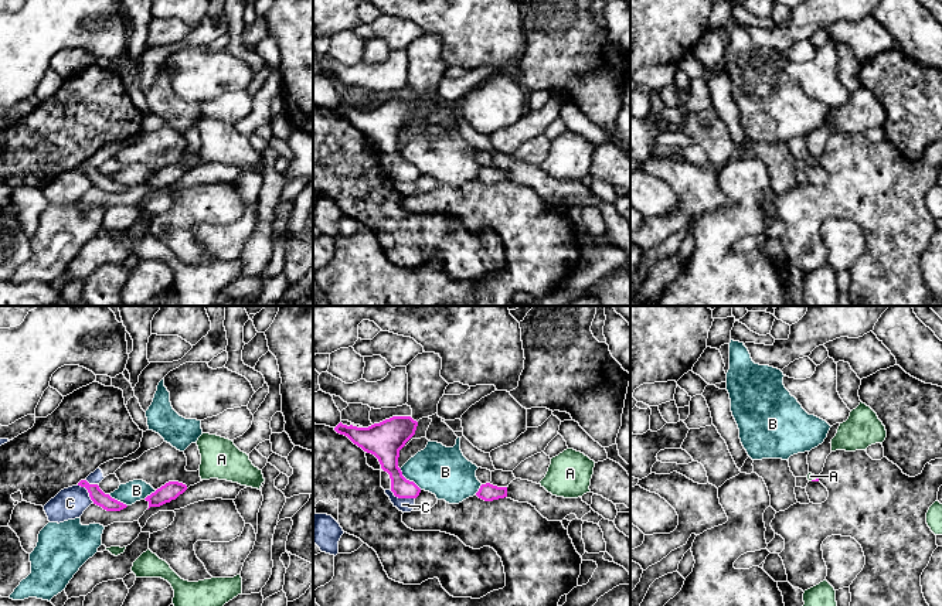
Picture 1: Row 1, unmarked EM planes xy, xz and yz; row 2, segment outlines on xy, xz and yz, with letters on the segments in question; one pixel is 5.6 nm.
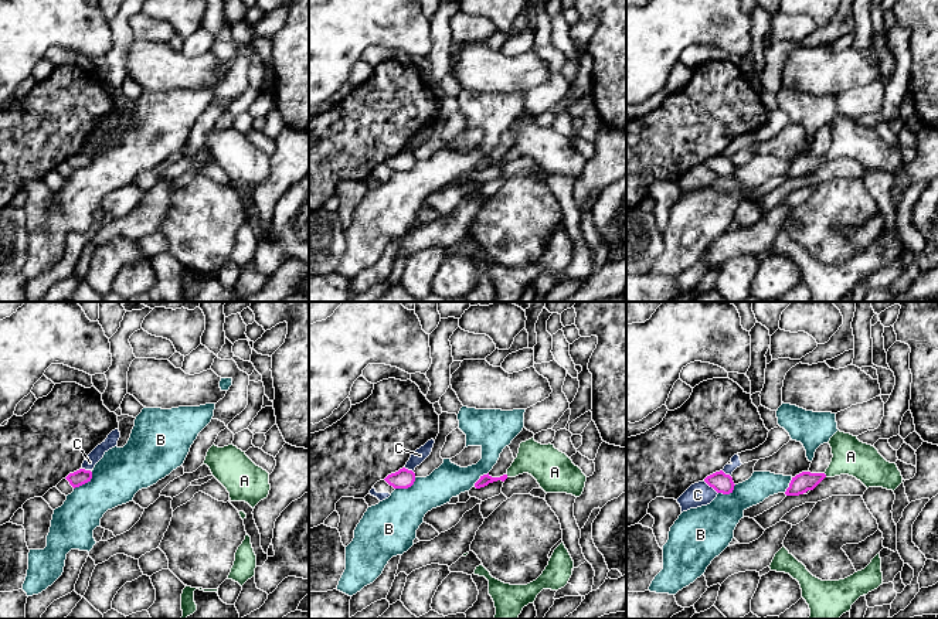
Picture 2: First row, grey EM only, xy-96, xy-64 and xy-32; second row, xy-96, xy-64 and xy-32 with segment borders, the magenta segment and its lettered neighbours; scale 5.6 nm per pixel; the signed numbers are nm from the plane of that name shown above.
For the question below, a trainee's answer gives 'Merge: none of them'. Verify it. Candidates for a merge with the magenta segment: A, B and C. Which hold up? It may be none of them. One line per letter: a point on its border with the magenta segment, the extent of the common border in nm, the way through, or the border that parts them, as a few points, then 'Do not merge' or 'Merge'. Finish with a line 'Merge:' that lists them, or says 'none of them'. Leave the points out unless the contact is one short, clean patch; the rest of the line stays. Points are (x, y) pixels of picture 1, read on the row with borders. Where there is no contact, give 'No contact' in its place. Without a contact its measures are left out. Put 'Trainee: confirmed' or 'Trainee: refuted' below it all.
A: Touches magenta at yz (813, 480). Shared border 50 nm. Path across: yz (816, 479), (813, 480), (810, 476). Merge
B: Touches magenta at xz (408, 480). Shared border 170 nm. Do not merge
C: Touches magenta at xz (403, 497). Shared border 150 nm. Boundary: xz (390, 490), (398, 497), (414, 499). Do not merge
Merge: A
Trainee: refuted

